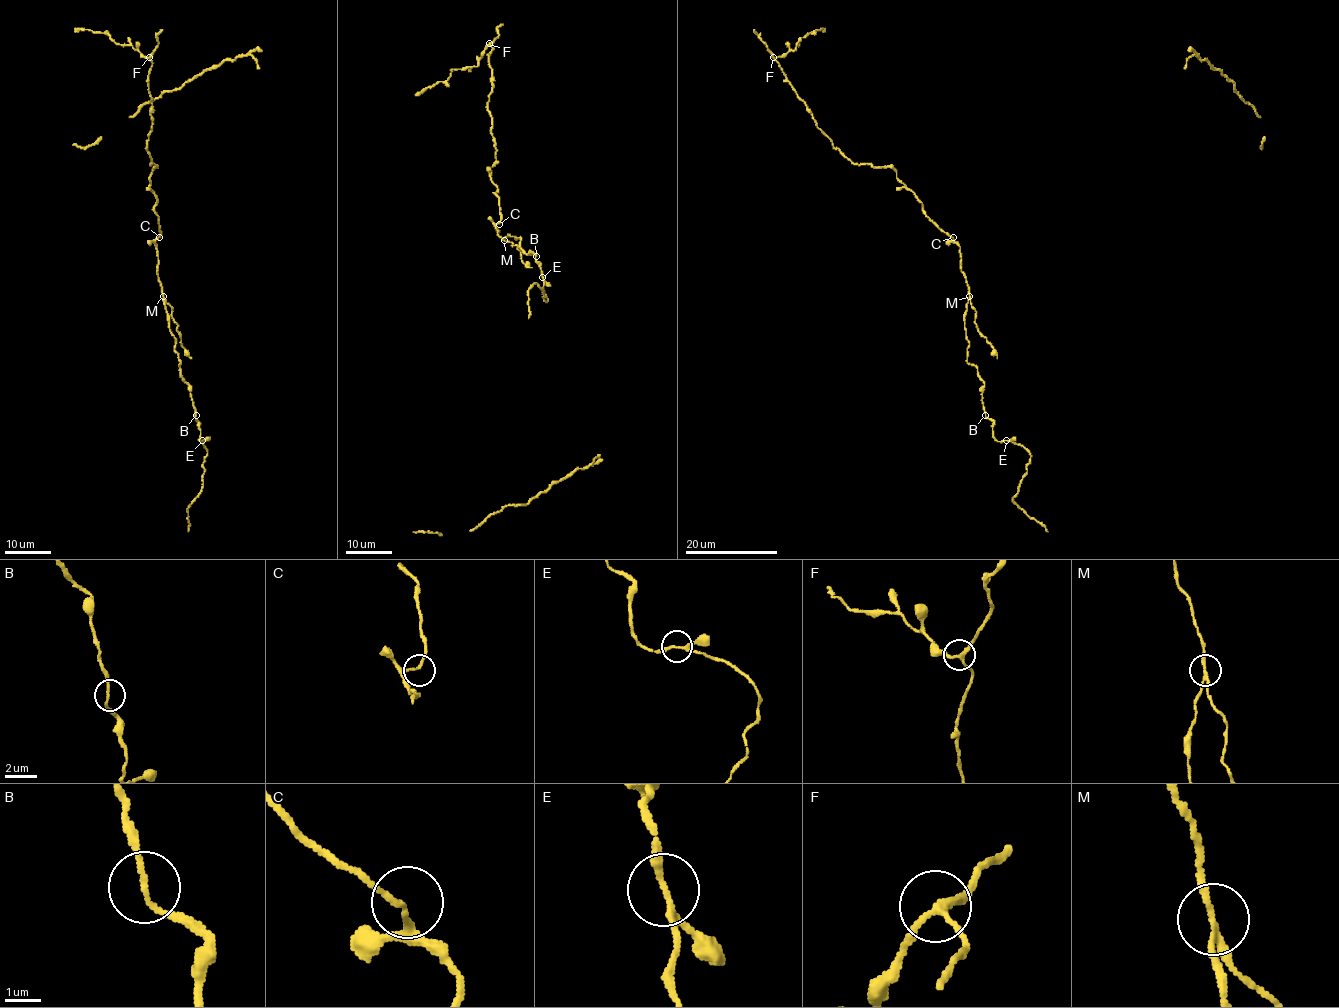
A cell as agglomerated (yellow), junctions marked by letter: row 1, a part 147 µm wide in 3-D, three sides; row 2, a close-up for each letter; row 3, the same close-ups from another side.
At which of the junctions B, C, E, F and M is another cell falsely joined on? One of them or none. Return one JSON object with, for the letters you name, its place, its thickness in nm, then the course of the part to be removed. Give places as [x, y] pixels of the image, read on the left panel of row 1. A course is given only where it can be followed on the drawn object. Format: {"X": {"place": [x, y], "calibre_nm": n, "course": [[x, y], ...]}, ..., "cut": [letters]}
{"M": {"place": [163, 296], "calibre_nm": 150, "course": [[164, 296], [170, 306], [181, 344], [191, 358]]}, "cut": ["M"]}

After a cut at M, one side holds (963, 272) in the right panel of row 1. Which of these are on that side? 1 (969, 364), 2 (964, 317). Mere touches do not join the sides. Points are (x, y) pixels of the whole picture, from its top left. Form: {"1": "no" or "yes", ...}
{"1": "yes", "2": "yes"}

